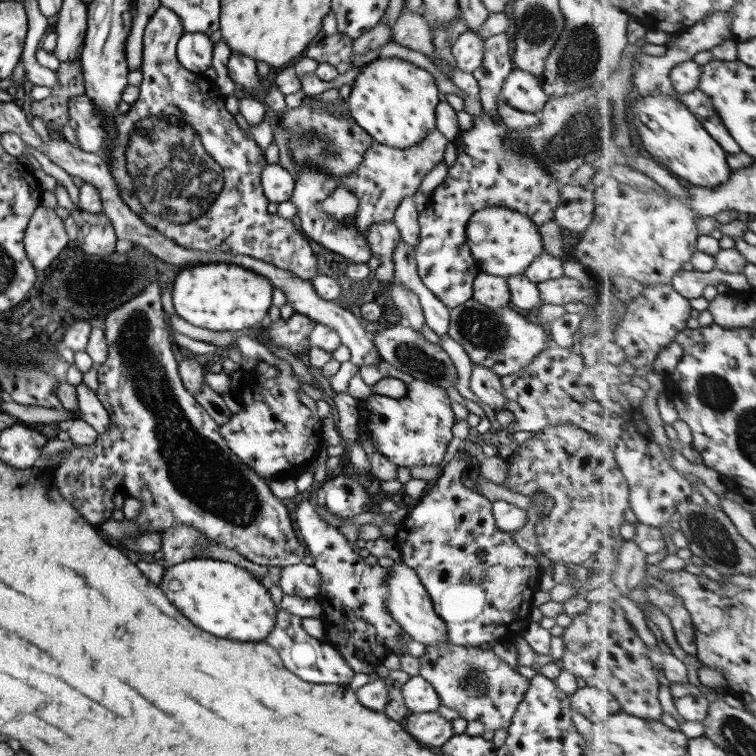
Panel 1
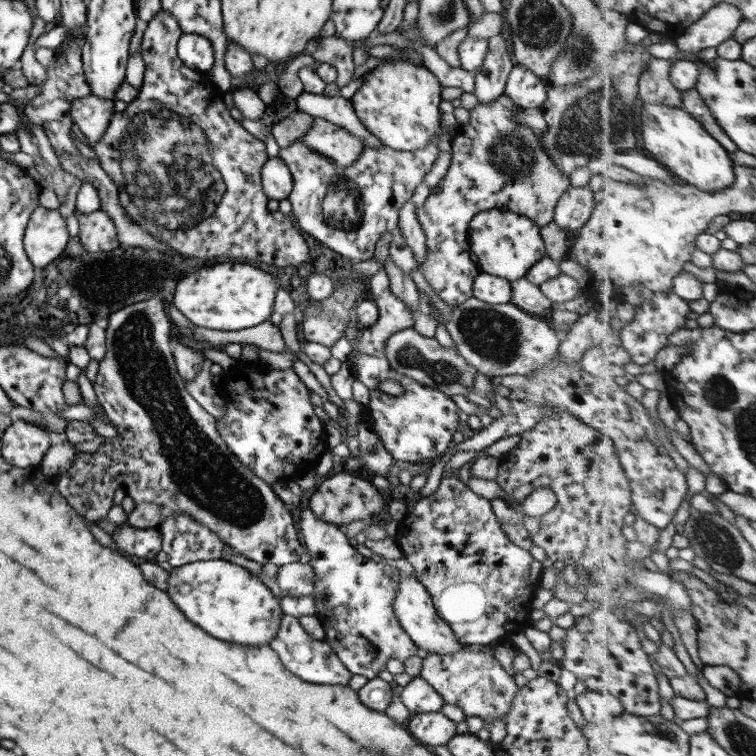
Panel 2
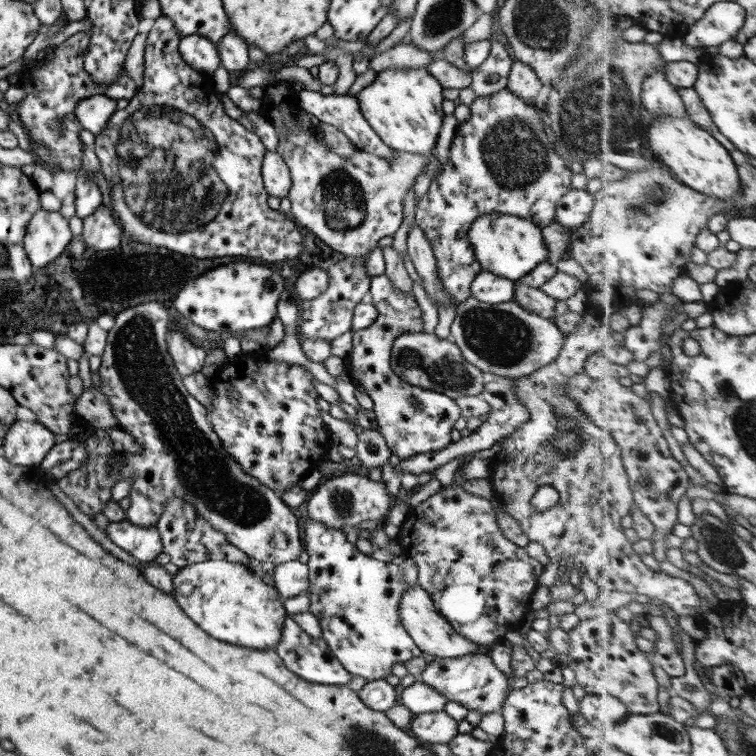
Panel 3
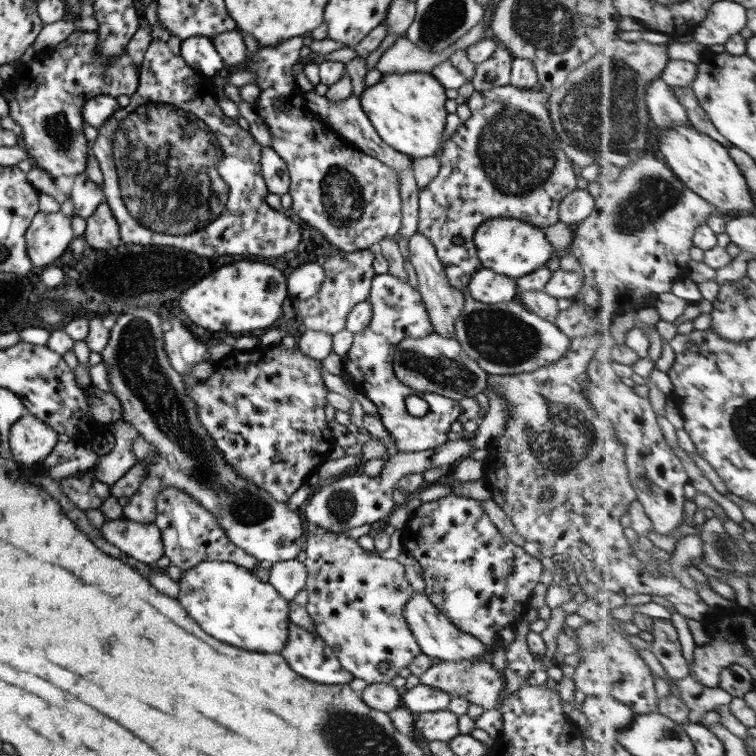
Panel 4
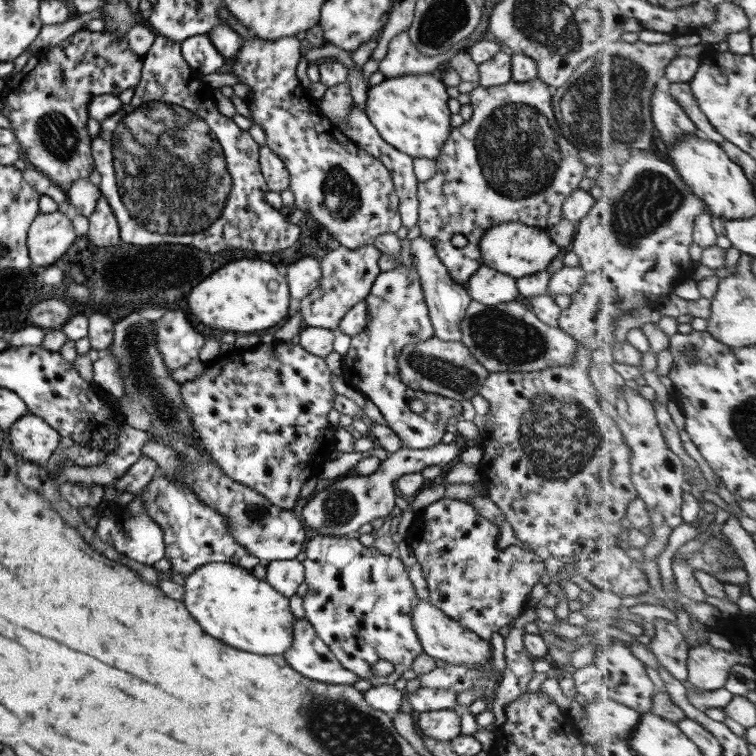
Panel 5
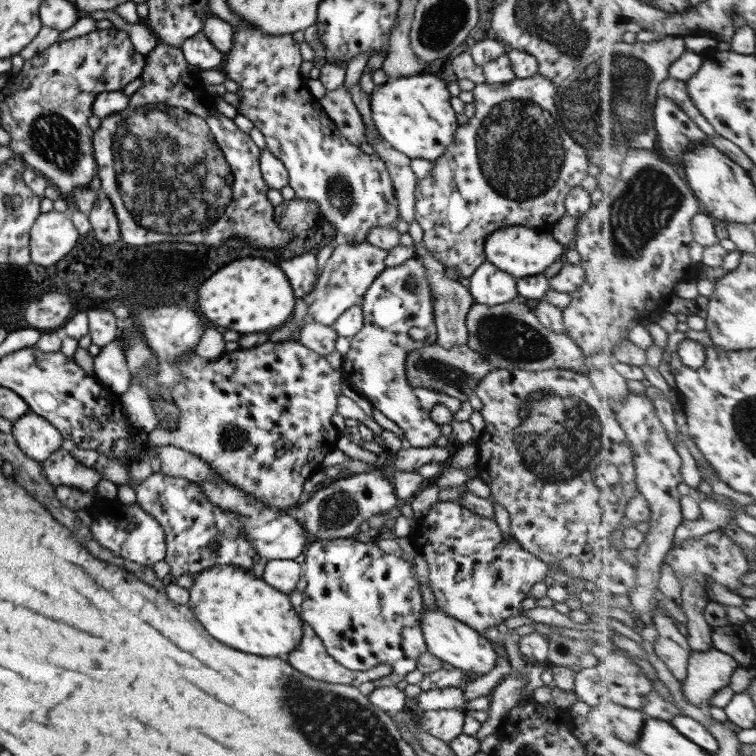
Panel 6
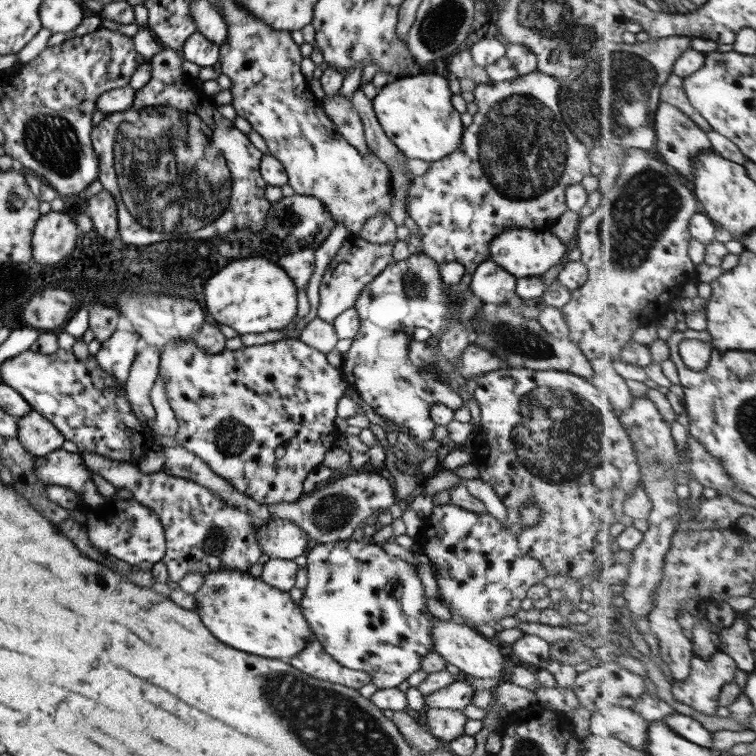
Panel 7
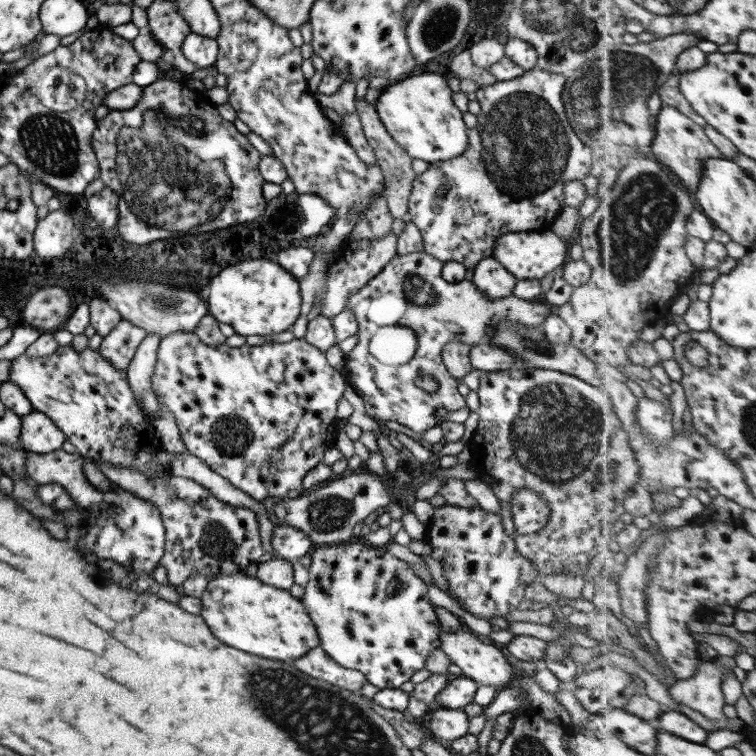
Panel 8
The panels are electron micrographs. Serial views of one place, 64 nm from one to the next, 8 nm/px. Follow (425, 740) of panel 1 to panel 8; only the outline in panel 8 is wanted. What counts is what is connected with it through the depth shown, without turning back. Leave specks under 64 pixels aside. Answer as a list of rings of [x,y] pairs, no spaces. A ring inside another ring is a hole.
[[[433,706],[428,728],[435,739],[441,742],[453,741],[468,734],[469,717],[462,709],[450,710]]]

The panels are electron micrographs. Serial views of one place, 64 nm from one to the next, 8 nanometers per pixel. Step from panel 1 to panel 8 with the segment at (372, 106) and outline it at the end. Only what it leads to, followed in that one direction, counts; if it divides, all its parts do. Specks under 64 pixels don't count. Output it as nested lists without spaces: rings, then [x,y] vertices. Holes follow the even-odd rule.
[[[418,70],[382,90],[376,103],[377,113],[390,136],[413,158],[424,162],[440,163],[466,152],[469,145],[468,128],[462,119],[463,112],[454,104],[448,81],[438,74],[418,74]]]

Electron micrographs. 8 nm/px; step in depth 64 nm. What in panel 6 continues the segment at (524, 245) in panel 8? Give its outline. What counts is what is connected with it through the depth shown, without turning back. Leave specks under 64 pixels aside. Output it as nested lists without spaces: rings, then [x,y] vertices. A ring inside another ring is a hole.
[[[521,225],[498,229],[484,241],[486,261],[517,278],[543,274],[550,264],[560,259],[566,247],[556,242],[548,230]]]

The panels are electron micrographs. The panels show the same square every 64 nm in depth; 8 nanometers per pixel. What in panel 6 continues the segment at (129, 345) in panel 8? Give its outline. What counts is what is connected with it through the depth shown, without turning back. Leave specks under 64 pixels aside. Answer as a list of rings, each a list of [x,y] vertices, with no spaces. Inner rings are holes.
[[[118,336],[110,344],[103,346],[100,354],[93,357],[92,366],[94,374],[109,392],[120,396],[128,390],[132,376],[123,342]]]

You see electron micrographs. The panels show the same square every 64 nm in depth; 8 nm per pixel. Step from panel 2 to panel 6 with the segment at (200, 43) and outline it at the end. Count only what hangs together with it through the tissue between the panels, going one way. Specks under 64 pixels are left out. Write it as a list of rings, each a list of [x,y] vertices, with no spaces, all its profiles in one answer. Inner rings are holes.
[[[204,31],[187,38],[181,46],[187,63],[197,71],[212,70],[223,64],[225,56],[206,38]]]

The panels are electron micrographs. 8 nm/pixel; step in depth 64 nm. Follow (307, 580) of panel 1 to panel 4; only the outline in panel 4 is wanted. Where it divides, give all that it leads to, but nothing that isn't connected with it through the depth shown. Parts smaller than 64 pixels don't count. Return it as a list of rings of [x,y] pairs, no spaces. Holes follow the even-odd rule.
[[[298,559],[271,563],[269,583],[286,599],[293,600],[307,581],[306,565]]]

